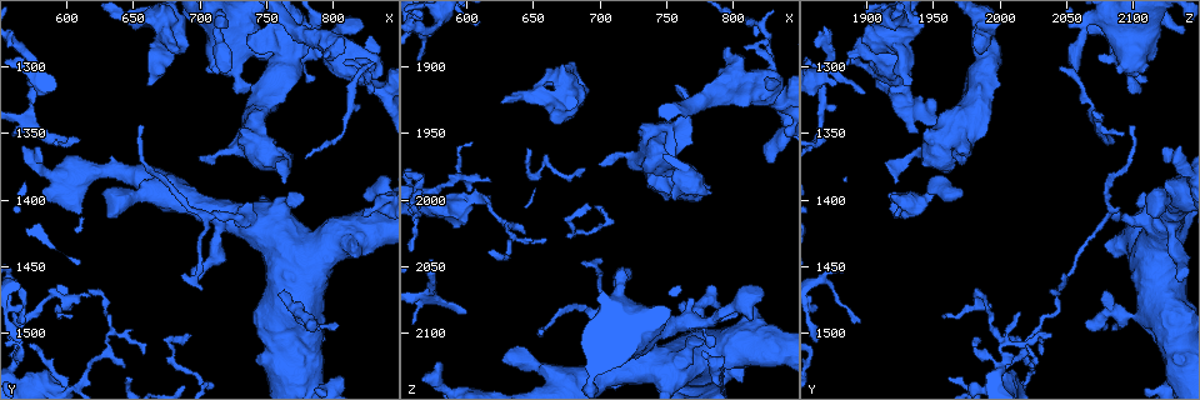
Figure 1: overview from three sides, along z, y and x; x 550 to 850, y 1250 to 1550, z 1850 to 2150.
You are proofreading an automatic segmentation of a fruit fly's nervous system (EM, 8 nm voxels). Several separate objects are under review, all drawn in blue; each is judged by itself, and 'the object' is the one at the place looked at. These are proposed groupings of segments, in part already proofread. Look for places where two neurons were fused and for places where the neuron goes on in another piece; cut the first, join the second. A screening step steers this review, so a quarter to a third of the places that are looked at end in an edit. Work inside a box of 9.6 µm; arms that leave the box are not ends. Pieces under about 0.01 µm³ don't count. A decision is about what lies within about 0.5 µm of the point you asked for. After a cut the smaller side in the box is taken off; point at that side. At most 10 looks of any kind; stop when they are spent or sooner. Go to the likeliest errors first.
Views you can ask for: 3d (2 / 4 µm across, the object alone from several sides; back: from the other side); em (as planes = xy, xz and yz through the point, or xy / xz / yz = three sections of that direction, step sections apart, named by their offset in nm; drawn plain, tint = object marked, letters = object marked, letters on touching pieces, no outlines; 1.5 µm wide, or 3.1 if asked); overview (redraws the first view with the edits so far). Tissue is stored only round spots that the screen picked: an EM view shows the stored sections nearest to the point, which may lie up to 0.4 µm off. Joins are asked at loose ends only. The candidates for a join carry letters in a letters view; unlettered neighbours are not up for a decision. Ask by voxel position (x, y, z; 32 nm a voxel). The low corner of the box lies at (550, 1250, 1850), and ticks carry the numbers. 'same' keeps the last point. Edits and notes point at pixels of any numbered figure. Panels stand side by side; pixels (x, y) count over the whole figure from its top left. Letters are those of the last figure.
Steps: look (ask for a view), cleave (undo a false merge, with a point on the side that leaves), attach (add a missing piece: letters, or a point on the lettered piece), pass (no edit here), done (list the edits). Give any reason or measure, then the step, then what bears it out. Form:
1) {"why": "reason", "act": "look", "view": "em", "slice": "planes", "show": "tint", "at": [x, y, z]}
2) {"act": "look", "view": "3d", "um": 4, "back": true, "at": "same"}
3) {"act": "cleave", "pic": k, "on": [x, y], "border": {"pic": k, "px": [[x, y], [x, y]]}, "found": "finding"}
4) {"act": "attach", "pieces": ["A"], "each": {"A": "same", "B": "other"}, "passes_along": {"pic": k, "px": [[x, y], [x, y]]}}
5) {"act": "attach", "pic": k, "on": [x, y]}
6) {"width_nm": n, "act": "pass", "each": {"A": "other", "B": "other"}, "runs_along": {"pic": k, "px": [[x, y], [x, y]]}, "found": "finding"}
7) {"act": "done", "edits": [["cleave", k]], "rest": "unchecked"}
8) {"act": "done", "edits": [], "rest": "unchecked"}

{"why": "tapers out", "act": "look", "view": "em", "slice": "yz", "step": 8, "show": "tint", "at": [572, 1302, 2044]}

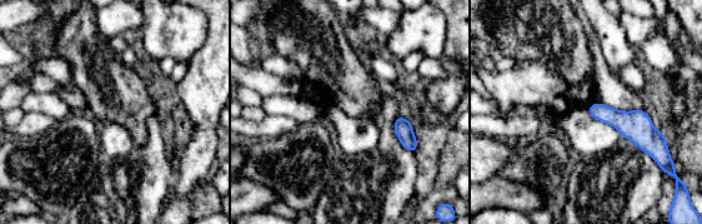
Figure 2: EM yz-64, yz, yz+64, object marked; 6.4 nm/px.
{"act": "look", "view": "em", "slice": "planes", "show": "letters", "at": "same"}

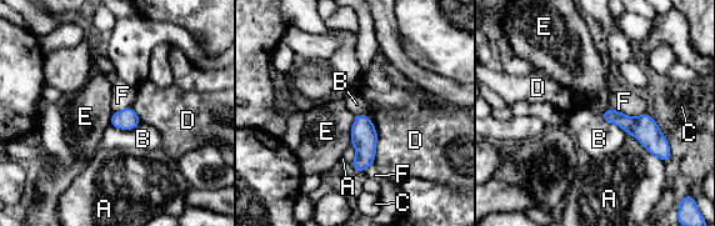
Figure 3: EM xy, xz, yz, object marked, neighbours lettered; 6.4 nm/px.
{"act": "pass", "each": {"A": "other", "B": "other", "C": "other", "D": "other", "E": "other", "F": "other"}, "border": {"pic": 3, "px": [[355, 117], [351, 125], [350, 142]]}, "found": "no lettered piece goes on from it"}

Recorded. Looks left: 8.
{"why": "abrupt turn", "act": "look", "view": "3d", "um": 4, "at": [676, 1522, 2026]}

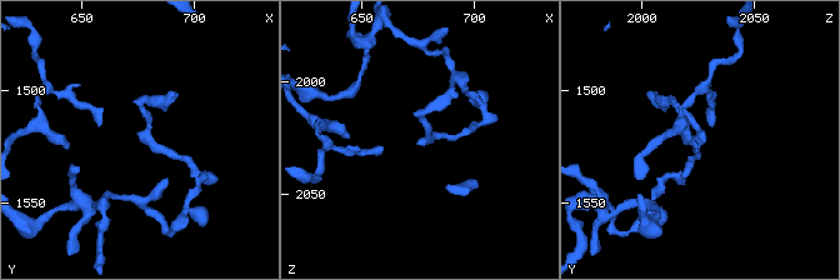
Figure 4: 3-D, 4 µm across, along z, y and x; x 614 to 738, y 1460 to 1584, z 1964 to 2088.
{"why": "now the EM", "act": "look", "view": "em", "slice": "planes", "show": "letters", "at": [679, 1521, 2027]}

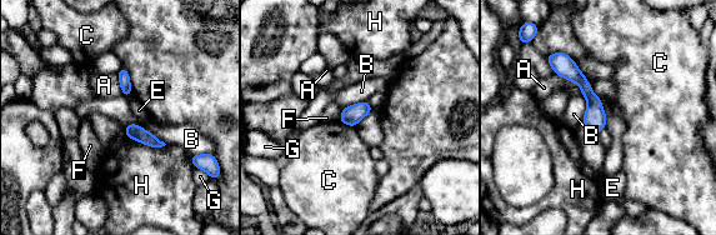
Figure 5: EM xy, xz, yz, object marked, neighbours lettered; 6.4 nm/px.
{"act": "pass", "each": {"A": "other", "B": "other", "C": "other", "E": "other", "F": "other", "G": "other", "H": "other"}, "runs_along": {"pic": 5, "px": [[552, 59], [585, 86], [596, 129]]}, "found": "continuous, no second neuron"}

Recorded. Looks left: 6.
{"why": "abrupt turn", "act": "look", "view": "em", "slice": "planes", "show": "plain", "at": [818, 1296, 1888]}

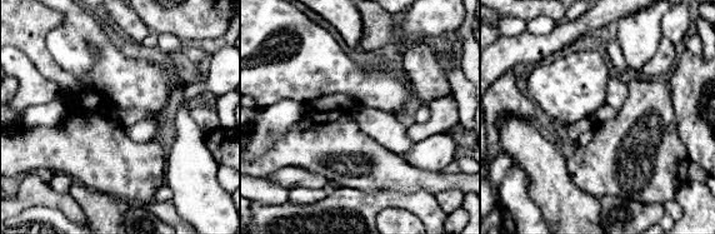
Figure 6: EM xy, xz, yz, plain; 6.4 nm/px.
{"act": "look", "view": "em", "slice": "planes", "show": "letters", "at": "same"}

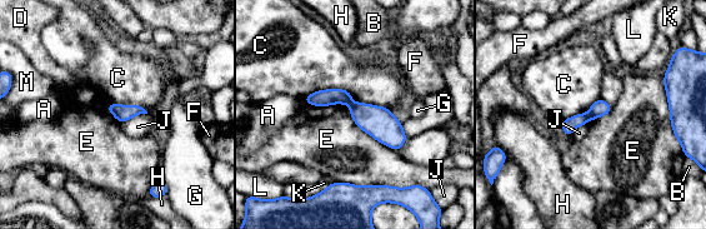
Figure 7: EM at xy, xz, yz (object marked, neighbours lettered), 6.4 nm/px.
{"act": "cleave", "pic": 7, "on": [569, 125], "each": {"A": "other", "B": "other", "C": "other", "D": "other", "E": "other", "F": "other", "G": "other", "H": "other", "J": "other", "K": "other", "L": "other", "M": "other"}, "border": {"pic": 7, "px": [[585, 114], [589, 119]]}, "found": "two neurons meet here"}

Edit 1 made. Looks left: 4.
{"why": "redraw", "act": "look", "view": "overview"}

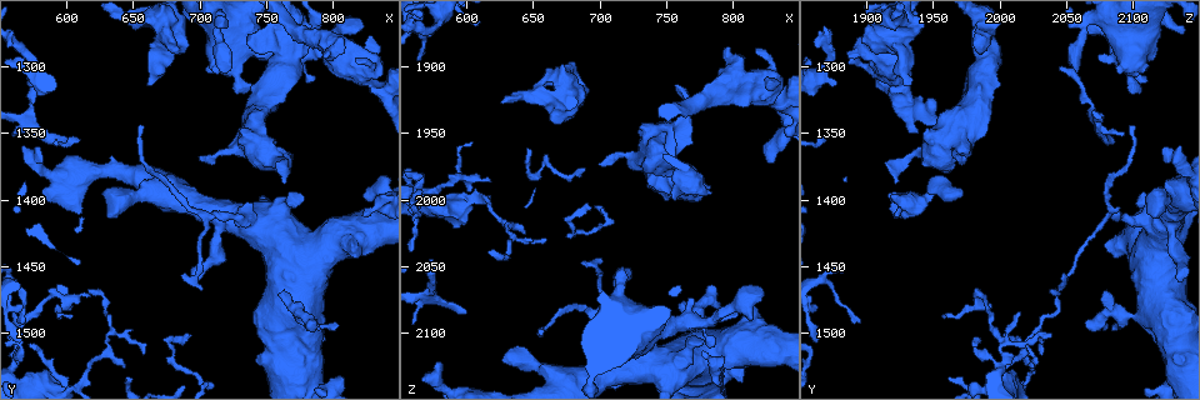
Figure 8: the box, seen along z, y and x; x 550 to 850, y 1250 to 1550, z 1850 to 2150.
{"why": "thin end", "act": "look", "view": "em", "slice": "xz", "step": 8, "show": "letters", "at": [702, 1466, 2046]}

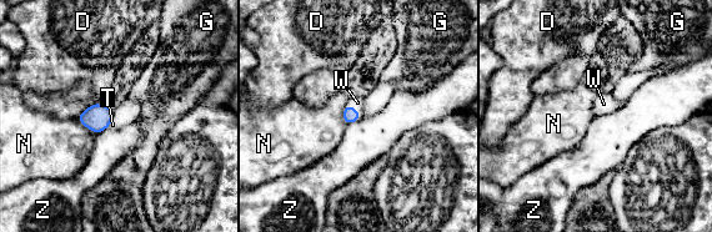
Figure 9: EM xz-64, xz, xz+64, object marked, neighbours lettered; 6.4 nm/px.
{"act": "look", "view": "em", "slice": "planes", "show": "letters", "at": "same"}

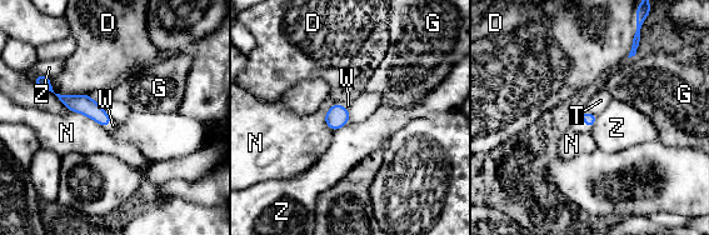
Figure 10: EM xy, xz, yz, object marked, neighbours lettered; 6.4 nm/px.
{"width_nm": 80, "longest_contact_nm": ["D", 280], "act": "attach", "pic": 10, "on": [577, 124], "each": {"D": "other", "G": "other", "N": "other", "T": "other", "W": "same", "Z": "other"}, "found": "it goes on there"}

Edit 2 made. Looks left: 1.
{"act": "done", "edits": [["cleave", 7], ["attach", 10]], "rest": "unchecked"}

